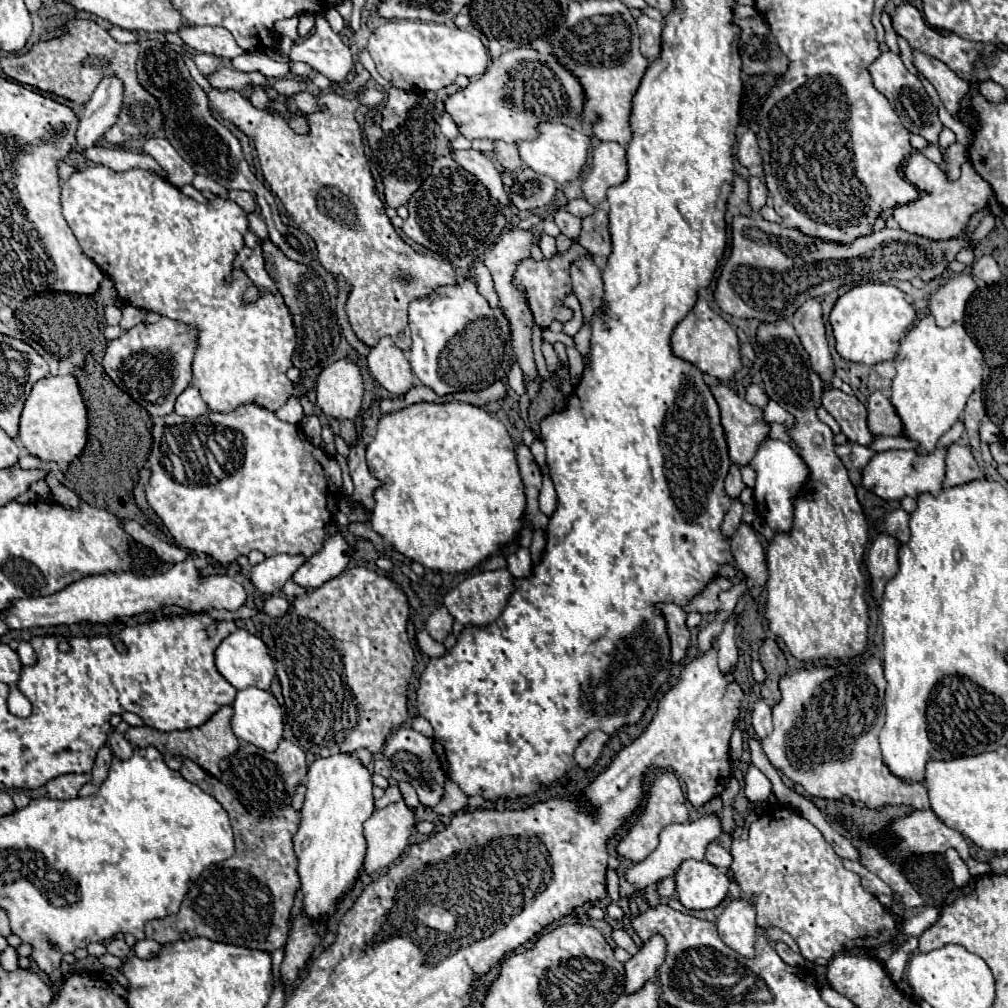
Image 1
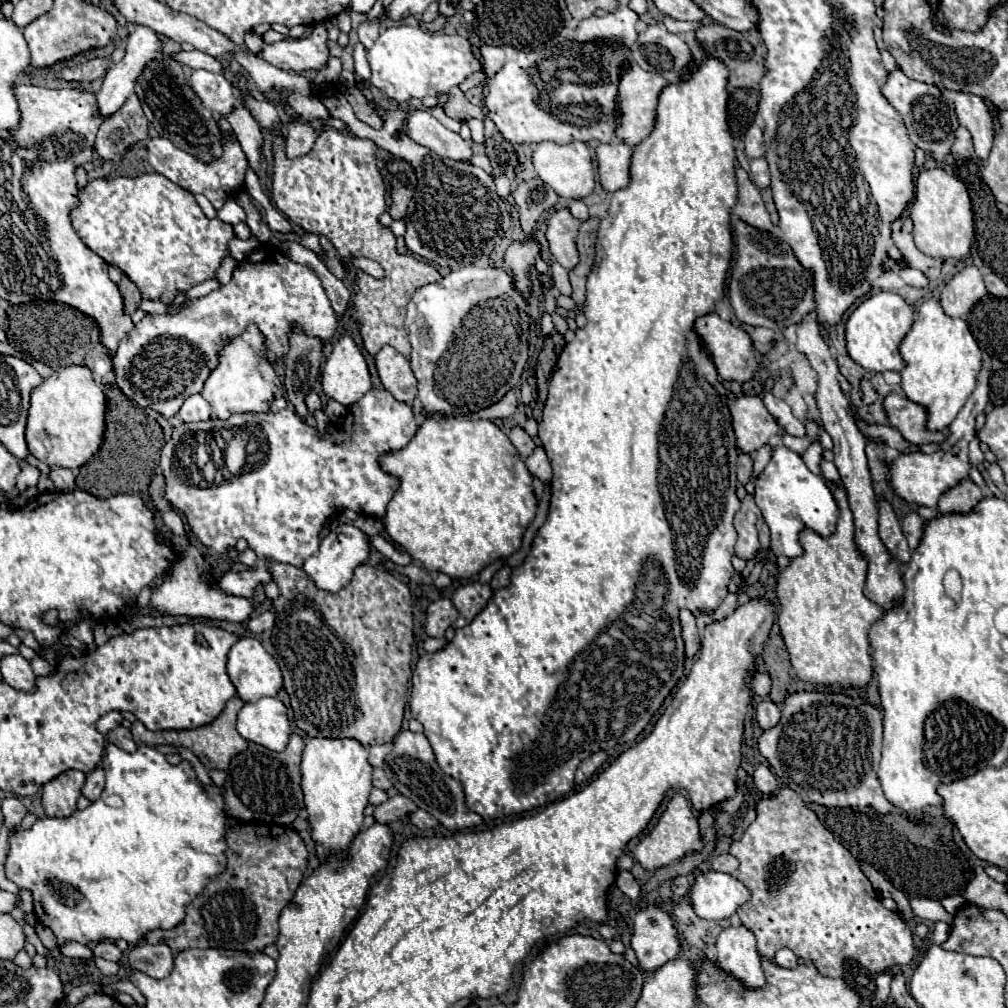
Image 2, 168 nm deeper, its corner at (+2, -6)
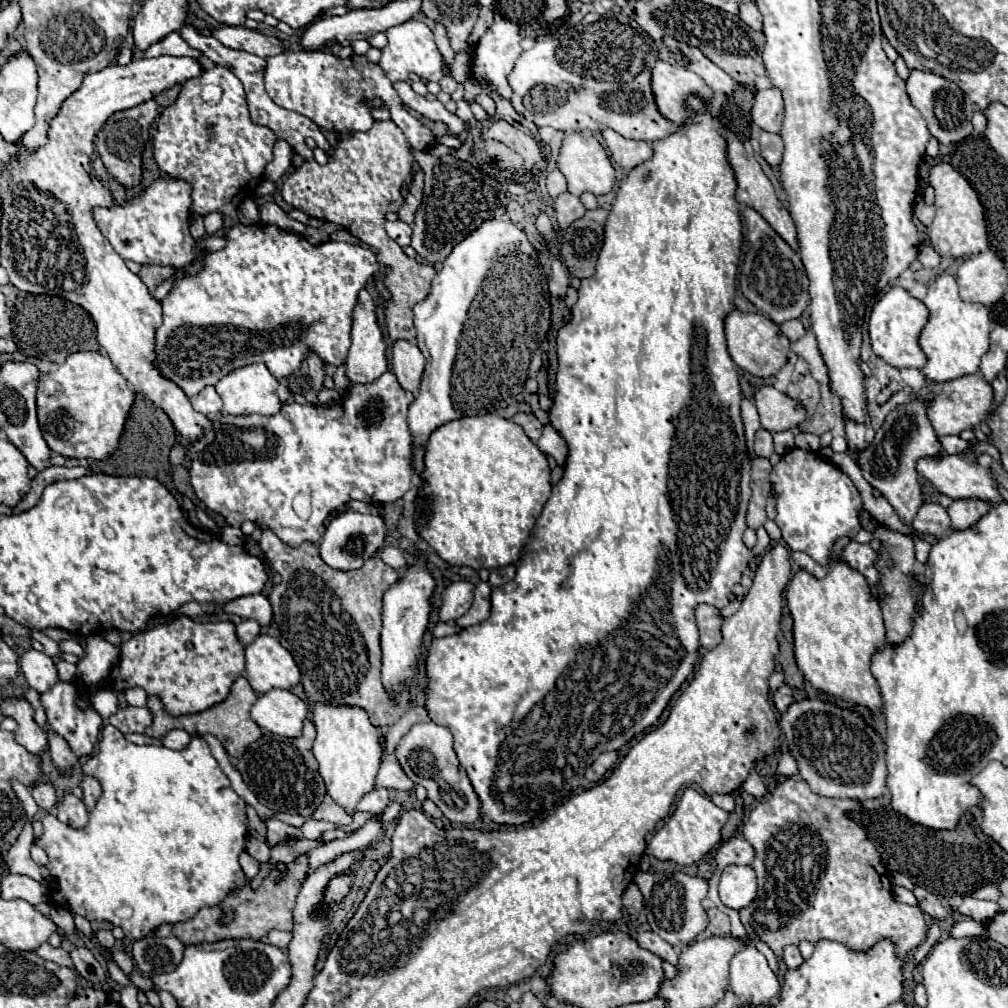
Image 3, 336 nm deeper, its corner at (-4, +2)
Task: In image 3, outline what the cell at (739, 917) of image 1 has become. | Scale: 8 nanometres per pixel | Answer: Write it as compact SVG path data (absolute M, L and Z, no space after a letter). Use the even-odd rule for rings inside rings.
M744 945L742 951L738 951L730 961L730 989L736 995L746 997L752 1005L762 1005L762 1003L772 1001L780 993L780 983L774 971L768 967L766 957L756 947Z

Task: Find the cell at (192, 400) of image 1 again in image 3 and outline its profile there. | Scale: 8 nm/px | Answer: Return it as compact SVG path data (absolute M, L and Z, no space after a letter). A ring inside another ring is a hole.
M214 387L202 389L202 391L200 391L196 397L192 397L190 401L192 401L192 407L194 407L196 411L204 413L206 417L214 417L214 415L218 415L218 413L222 411L222 399L220 399L220 395L216 393Z

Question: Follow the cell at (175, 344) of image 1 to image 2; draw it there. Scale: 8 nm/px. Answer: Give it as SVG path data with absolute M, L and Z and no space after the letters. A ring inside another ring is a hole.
M262 245L250 253L244 261L238 263L238 267L232 271L232 279L226 285L220 285L216 291L208 293L200 299L188 299L188 305L174 313L162 313L162 315L146 315L134 331L120 343L114 361L114 373L116 383L120 391L128 397L134 397L134 401L142 407L152 407L154 411L162 413L166 419L174 417L180 411L180 405L194 393L200 393L204 387L204 381L208 379L208 373L216 369L216 361L220 357L220 349L240 337L248 325L256 325L258 331L264 335L266 343L266 359L274 369L284 367L284 359L288 353L288 335L294 323L304 329L310 337L320 337L322 341L330 341L336 333L338 319L332 311L330 299L322 287L320 277L308 267L300 265L288 257L284 257L284 251L274 245Z

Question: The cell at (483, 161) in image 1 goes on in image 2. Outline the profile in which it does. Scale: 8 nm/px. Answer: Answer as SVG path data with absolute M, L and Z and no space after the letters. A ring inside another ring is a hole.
M412 109L406 119L406 135L416 143L432 149L440 157L468 161L472 157L470 143L458 133L446 129L436 117L428 111Z

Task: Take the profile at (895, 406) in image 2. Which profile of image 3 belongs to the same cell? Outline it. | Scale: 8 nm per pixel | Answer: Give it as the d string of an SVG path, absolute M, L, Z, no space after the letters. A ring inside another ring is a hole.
M980 375L960 377L942 385L924 385L918 393L918 401L926 403L928 419L934 427L934 433L940 435L958 435L964 429L972 429L982 423L992 407L992 387L982 381Z

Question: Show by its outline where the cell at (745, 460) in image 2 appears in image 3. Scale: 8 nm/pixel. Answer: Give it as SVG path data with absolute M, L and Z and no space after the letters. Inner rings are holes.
M766 429L756 431L754 453L756 453L758 457L770 457L770 455L774 453L774 447L772 447L772 435L770 435Z

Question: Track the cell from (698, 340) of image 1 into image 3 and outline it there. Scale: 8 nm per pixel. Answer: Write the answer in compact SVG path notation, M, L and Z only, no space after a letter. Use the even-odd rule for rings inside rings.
M734 309L726 315L724 329L726 329L728 353L740 369L744 369L756 377L772 377L778 369L782 369L786 365L790 341L780 333L778 325L774 325L766 315L742 313L742 311Z

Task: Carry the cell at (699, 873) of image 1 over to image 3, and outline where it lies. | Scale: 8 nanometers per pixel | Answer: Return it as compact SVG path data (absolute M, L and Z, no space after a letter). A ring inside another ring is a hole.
M728 865L718 885L720 901L730 909L744 909L756 897L756 873L752 867Z

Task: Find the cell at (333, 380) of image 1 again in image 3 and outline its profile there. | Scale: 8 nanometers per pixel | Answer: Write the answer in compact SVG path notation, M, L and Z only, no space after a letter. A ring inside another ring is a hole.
M362 289L358 293L358 303L354 307L354 313L352 313L352 345L350 345L346 363L344 363L348 381L352 385L354 383L360 383L360 385L374 383L388 369L388 361L386 361L384 351L386 351L386 345L384 345L384 337L382 337L382 331L380 331L378 321L376 321L372 297L368 295L366 289Z

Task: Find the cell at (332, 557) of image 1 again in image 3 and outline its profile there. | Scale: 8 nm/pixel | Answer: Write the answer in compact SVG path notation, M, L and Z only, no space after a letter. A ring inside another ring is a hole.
M348 511L338 515L326 527L322 541L318 543L320 557L326 565L338 571L352 571L360 569L366 559L370 559L384 543L384 519L380 515L362 515L356 511Z

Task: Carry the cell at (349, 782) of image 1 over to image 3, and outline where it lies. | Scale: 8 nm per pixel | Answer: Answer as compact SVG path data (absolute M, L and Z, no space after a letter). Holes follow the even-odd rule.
M314 705L316 739L312 753L318 761L318 773L324 779L326 793L346 813L354 813L360 799L374 789L382 749L378 743L378 731L368 721L364 709L338 709L330 705Z

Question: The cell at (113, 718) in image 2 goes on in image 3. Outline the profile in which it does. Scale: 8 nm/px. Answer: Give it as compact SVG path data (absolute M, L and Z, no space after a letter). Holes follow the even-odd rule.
M98 689L92 697L90 697L90 701L92 701L92 707L104 717L104 719L108 719L110 715L114 715L116 711L118 711L118 697L116 697L116 693L114 691L108 691L108 689Z

